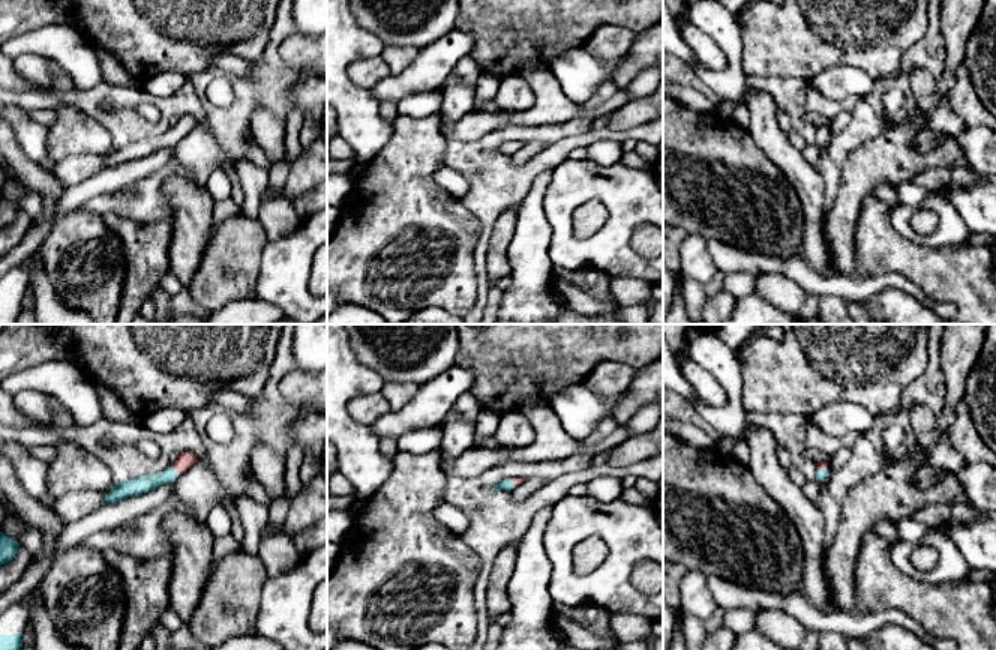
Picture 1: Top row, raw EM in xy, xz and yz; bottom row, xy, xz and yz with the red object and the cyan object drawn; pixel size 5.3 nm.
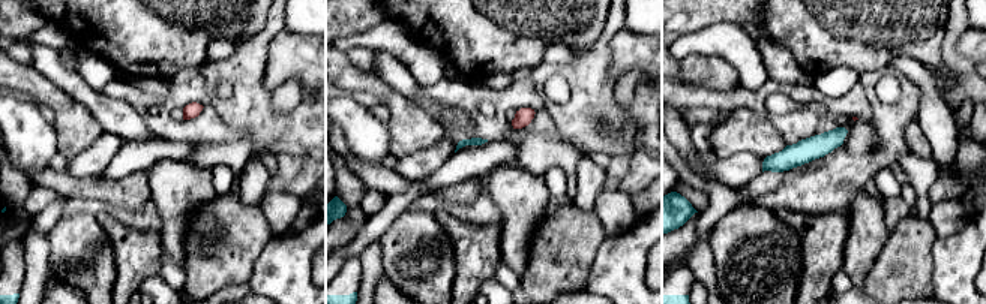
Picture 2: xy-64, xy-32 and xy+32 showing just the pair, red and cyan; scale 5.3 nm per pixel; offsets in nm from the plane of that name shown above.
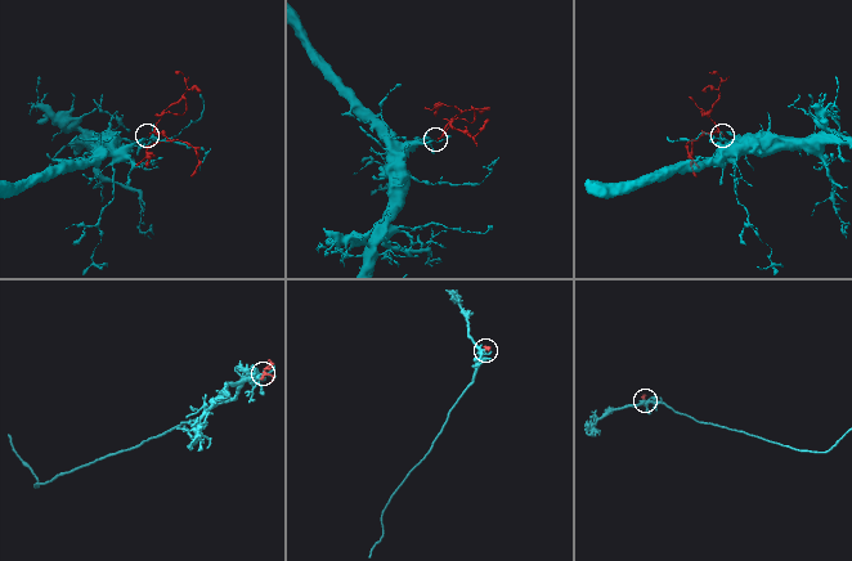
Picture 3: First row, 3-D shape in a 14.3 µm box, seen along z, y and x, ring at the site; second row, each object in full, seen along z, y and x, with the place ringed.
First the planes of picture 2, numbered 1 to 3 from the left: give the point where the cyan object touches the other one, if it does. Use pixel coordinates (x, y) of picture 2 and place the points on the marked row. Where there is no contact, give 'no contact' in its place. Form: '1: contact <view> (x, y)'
1: no contact
2: no contact
3: no contact

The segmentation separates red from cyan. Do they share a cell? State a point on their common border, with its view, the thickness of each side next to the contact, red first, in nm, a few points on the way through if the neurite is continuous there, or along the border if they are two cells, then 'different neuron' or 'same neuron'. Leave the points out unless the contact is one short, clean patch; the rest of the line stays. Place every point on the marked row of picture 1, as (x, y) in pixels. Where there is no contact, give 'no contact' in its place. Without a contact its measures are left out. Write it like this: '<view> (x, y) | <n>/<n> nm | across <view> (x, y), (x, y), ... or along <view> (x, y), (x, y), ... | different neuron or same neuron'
xy (174, 469) | 90/100 nm | across xy (185, 460), (174, 469), (167, 476), (134, 487) | same neuron

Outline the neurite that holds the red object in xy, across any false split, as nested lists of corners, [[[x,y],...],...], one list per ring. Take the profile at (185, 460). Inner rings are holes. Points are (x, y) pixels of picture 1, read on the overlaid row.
[[[183,452],[177,455],[177,459],[172,462],[171,467],[166,467],[164,471],[158,474],[140,476],[135,479],[118,482],[106,494],[104,506],[120,501],[128,497],[148,492],[158,488],[159,485],[171,483],[196,462],[198,459],[192,452]]]

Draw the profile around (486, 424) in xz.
[[[482,410],[476,422],[476,437],[472,447],[480,449],[484,438],[494,435],[498,428],[498,414],[489,410]]]

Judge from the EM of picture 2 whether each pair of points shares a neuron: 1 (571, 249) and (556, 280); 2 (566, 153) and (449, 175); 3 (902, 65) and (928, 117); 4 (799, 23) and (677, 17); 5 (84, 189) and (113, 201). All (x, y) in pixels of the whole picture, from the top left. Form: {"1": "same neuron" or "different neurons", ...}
{"1": "same neuron", "2": "different neurons", "3": "same neuron", "4": "different neurons", "5": "same neuron"}

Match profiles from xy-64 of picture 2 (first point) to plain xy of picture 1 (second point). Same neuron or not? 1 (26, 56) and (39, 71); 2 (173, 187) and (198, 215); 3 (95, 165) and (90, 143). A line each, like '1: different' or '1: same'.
1: same
2: same
3: different

